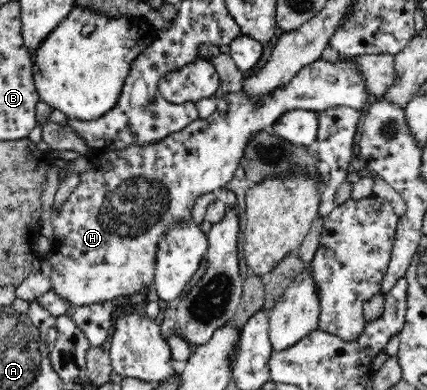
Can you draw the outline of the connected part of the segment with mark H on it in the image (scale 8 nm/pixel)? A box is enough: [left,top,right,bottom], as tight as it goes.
[44,54,371,306]

